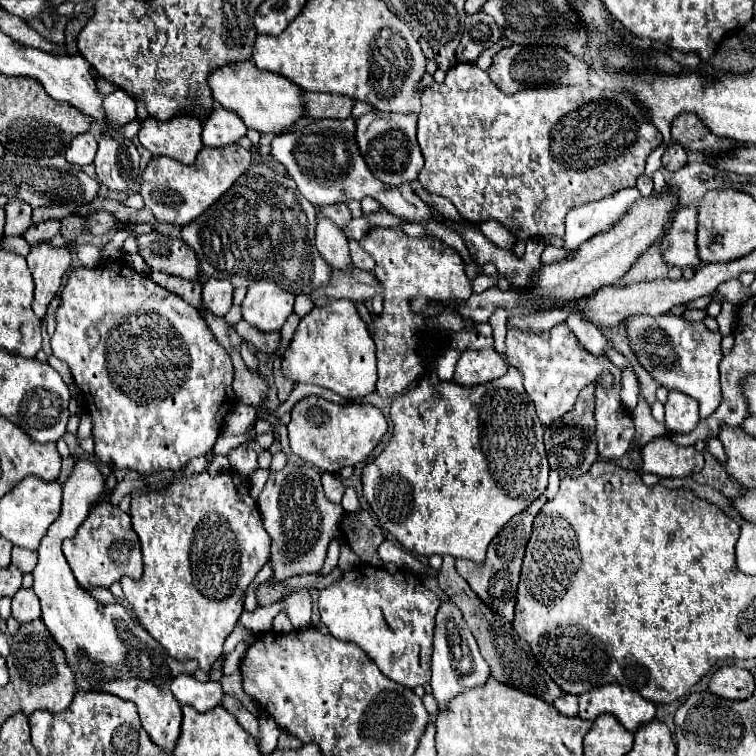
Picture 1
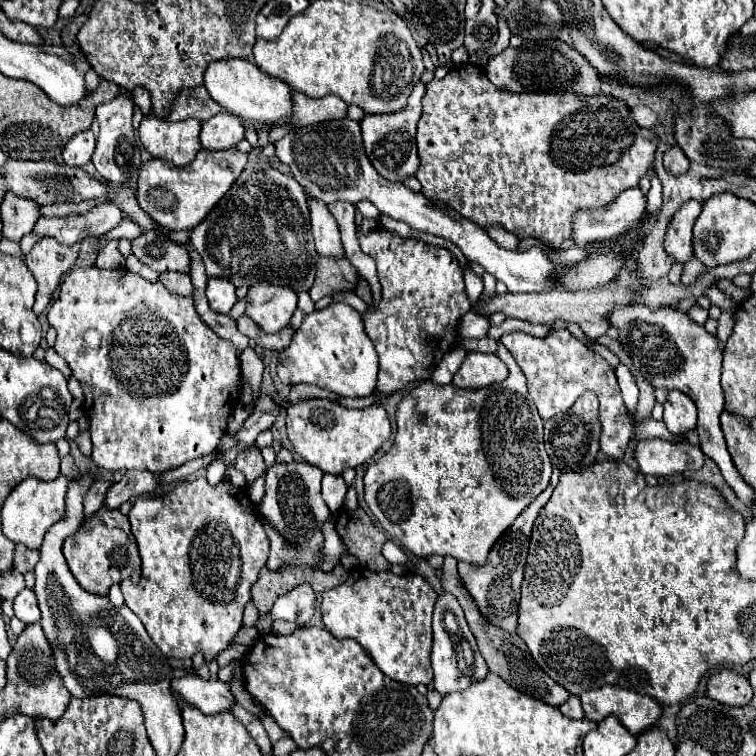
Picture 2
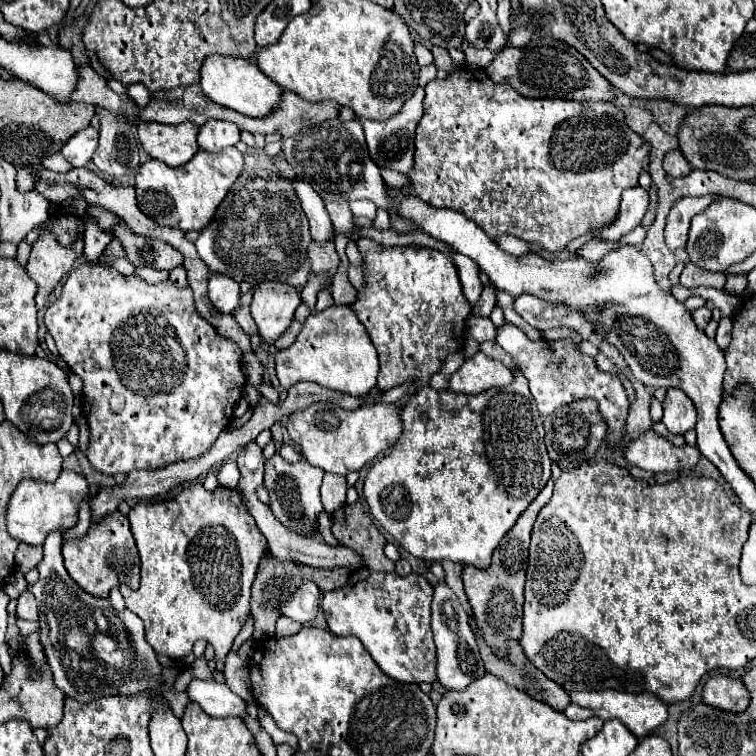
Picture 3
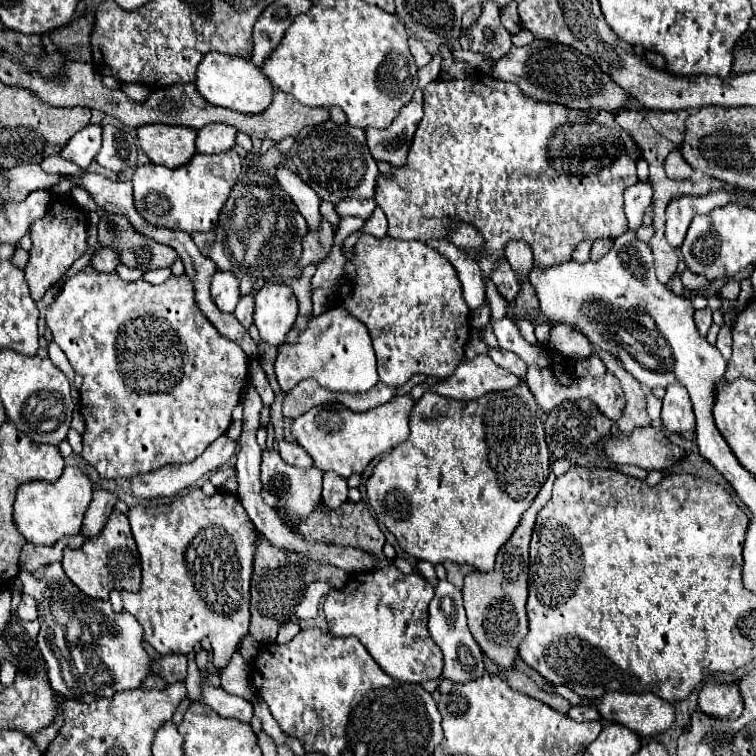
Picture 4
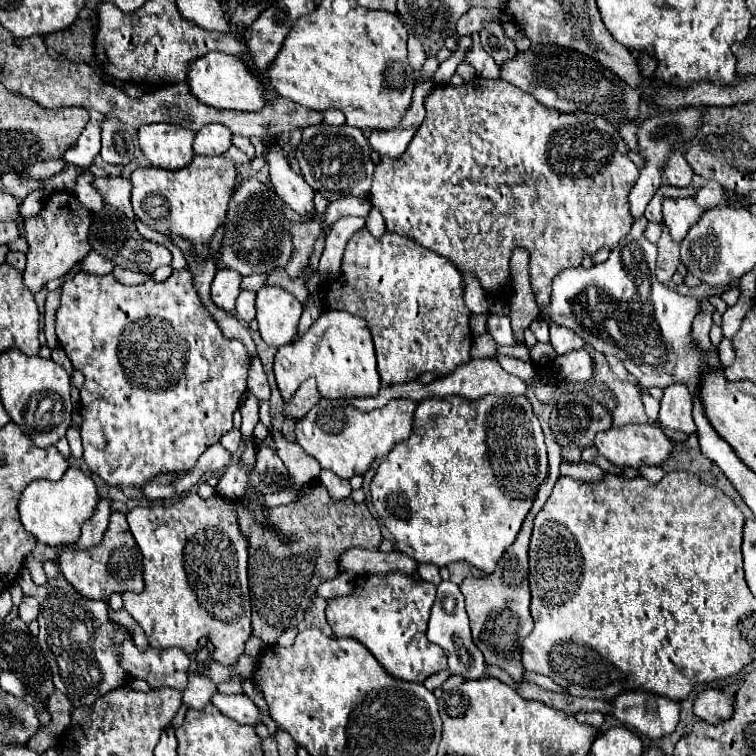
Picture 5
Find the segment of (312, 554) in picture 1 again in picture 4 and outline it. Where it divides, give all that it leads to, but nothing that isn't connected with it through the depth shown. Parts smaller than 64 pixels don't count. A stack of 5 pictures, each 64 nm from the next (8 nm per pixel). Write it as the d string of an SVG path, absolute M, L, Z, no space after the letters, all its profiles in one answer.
M276 450L262 452L262 488L282 496L282 506L278 506L286 516L288 522L302 522L310 512L314 512L314 506L320 504L320 492L322 492L322 470L312 468L294 468L286 464Z

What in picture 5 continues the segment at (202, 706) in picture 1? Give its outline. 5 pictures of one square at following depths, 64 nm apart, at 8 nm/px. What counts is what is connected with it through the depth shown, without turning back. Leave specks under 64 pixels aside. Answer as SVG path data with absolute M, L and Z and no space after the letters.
M216 692L210 702L228 718L240 722L240 724L250 724L254 726L256 722L262 722L260 718L260 712L258 708L254 706L254 702L246 696L246 694L234 694L234 696L228 696L228 694L220 694Z

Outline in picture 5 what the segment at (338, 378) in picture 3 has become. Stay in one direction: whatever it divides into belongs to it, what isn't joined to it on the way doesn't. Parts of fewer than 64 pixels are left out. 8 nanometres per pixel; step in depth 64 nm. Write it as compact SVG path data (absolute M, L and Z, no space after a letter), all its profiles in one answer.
M324 310L302 338L278 348L274 374L286 402L292 400L298 386L310 376L316 378L324 398L376 396L380 390L380 374L376 370L376 354L368 326L362 318L342 310Z

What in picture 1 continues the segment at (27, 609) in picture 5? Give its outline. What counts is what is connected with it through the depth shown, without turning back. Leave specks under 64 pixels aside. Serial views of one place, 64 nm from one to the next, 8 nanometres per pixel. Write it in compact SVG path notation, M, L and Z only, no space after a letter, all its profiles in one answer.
M20 588L20 590L12 596L12 616L14 616L18 622L22 622L22 624L40 618L38 596L34 596L32 590Z

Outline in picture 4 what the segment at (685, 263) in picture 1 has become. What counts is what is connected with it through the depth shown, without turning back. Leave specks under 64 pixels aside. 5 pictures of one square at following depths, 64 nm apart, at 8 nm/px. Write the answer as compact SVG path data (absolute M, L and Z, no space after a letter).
M716 190L716 192L708 192L706 196L674 198L666 208L666 240L668 240L668 244L674 248L682 246L682 240L686 238L686 230L688 230L694 216L706 214L712 208L728 204L728 202L750 206L750 196L747 194L746 198L738 198L724 192L724 190Z

